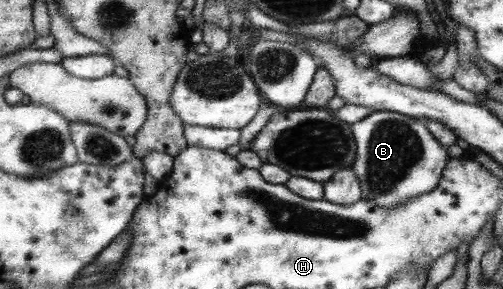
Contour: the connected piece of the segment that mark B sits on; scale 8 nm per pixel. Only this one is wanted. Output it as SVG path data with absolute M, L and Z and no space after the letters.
M377 111L352 125L356 141L355 162L351 164L365 200L394 207L405 200L431 192L440 183L448 164L445 148L426 130L424 123L391 111Z

